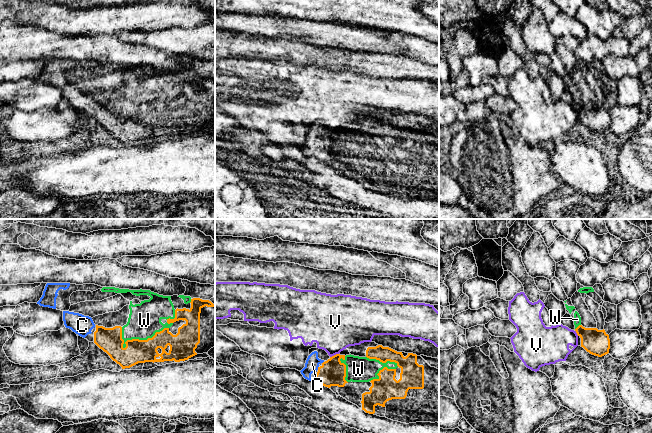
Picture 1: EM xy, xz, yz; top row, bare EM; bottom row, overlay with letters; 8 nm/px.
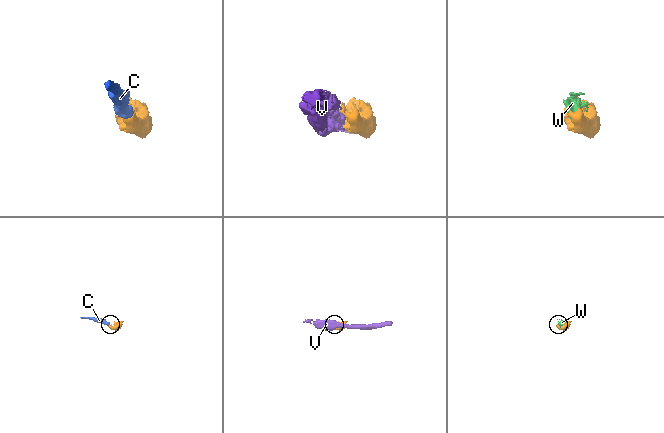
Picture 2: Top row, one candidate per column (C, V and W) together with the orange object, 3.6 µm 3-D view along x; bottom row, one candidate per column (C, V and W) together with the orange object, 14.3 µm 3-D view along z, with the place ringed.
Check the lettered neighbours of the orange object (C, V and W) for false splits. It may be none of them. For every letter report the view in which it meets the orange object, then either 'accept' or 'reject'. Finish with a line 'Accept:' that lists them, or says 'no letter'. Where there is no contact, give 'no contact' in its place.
C: contact in xz; accept
V: contact in xz; reject
W: contact in xy; accept
Accept: C, W

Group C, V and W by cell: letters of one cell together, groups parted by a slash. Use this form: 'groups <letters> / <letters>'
groups C W / V

